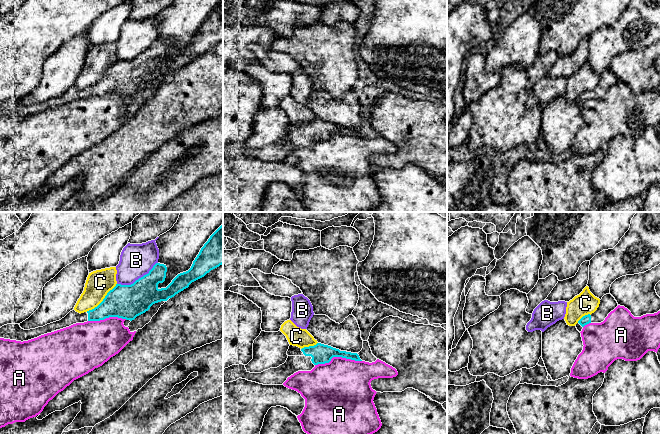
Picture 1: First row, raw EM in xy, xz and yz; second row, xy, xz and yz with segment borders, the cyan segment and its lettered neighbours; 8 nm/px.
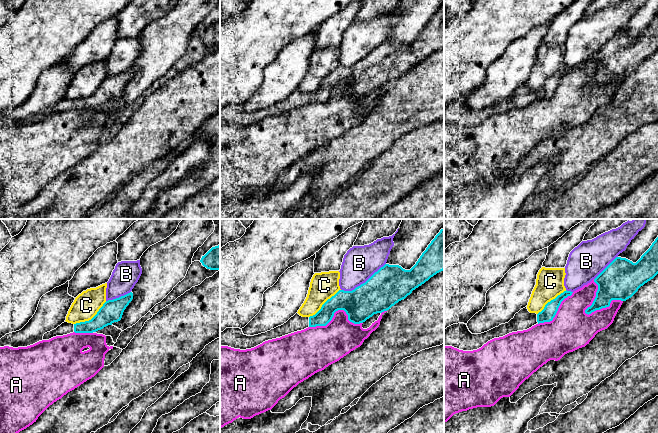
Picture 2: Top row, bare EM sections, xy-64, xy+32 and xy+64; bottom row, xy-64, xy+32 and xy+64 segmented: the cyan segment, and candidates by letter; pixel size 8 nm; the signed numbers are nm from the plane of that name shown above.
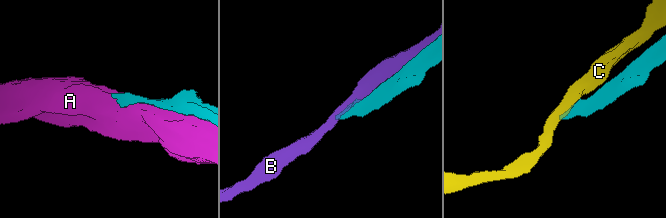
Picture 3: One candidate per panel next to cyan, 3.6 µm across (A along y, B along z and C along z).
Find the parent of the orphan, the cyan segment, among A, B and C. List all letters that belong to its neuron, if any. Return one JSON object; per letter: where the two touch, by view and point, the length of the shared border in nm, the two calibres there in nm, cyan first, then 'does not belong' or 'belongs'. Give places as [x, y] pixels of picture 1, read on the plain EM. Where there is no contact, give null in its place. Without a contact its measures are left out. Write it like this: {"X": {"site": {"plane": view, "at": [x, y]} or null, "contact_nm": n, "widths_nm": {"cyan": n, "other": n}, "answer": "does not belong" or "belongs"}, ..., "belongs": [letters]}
{"A": {"site": {"plane": "xz", "at": [338, 132]}, "contact_nm": 380, "widths_nm": {"cyan": 160, "other": 460}, "answer": "does not belong"}, "B": {"site": {"plane": "xy", "at": [138, 55]}, "contact_nm": 380, "widths_nm": {"cyan": 280, "other": 280}, "answer": "does not belong"}, "C": {"site": {"plane": "xy", "at": [103, 76]}, "contact_nm": 340, "widths_nm": {"cyan": 280, "other": 200}, "answer": "does not belong"}, "belongs": []}

